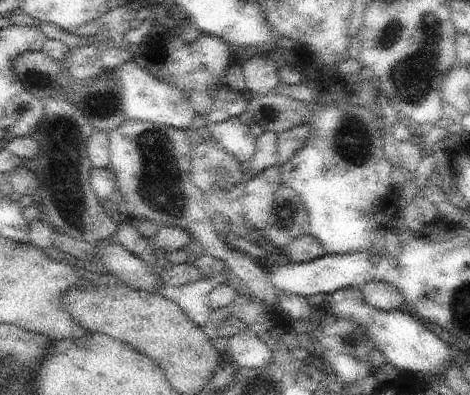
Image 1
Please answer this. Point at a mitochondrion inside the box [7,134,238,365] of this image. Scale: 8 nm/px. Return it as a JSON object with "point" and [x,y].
{"point":[216,173]}

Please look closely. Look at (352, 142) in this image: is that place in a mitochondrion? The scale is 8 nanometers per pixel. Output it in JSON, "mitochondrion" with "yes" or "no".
{"mitochondrion":"yes"}

